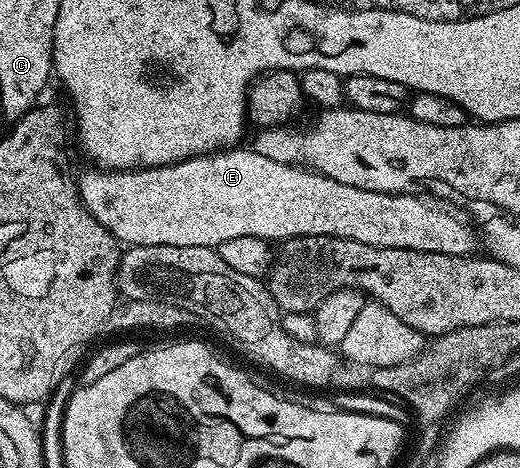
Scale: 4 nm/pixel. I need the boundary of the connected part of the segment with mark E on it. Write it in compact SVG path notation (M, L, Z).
M252 147L241 148L219 149L215 153L204 153L201 157L170 165L156 165L150 169L89 167L82 177L76 178L77 191L89 214L126 246L216 247L227 243L227 239L239 239L243 235L262 237L270 243L280 243L291 237L342 237L355 239L355 243L367 243L371 247L395 247L431 251L435 255L467 257L479 245L474 226L464 216L456 217L453 214L456 212L440 200L426 199L416 193L384 193L351 187L324 177L312 168L275 163L275 159L259 155Z

